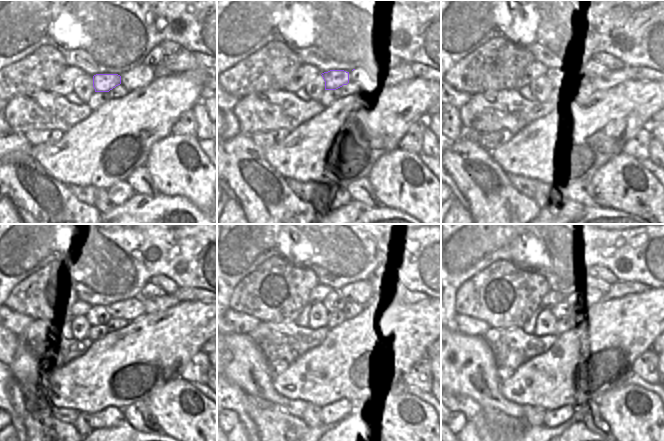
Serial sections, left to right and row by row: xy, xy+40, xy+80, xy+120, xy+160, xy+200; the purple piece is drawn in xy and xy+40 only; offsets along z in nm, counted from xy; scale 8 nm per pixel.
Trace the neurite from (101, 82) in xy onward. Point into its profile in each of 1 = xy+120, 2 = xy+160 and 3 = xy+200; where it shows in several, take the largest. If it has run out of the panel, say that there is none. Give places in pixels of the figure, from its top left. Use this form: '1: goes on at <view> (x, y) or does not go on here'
1: goes on at xy+120 (114, 305)
2: goes on at xy+160 (334, 304)
3: goes on at xy+200 (561, 309)

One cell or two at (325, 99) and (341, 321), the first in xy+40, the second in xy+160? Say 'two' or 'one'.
one

